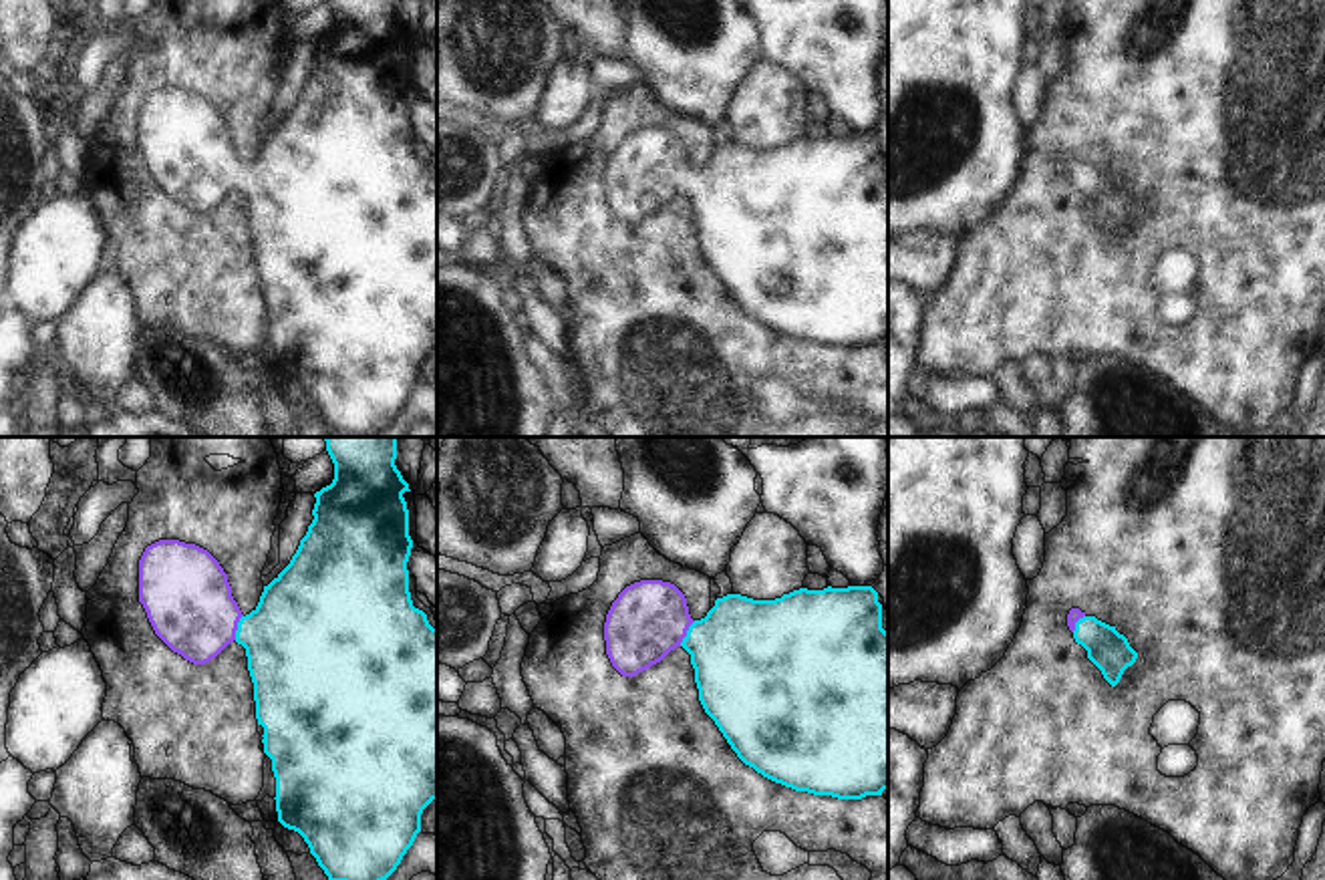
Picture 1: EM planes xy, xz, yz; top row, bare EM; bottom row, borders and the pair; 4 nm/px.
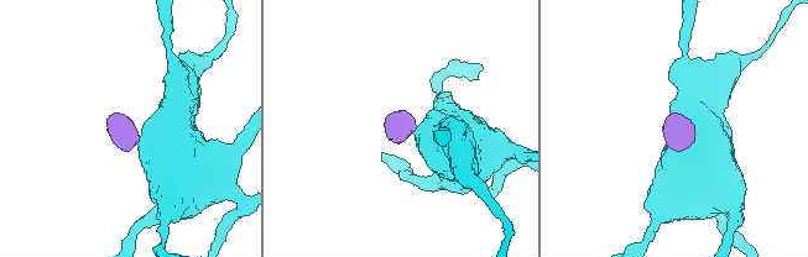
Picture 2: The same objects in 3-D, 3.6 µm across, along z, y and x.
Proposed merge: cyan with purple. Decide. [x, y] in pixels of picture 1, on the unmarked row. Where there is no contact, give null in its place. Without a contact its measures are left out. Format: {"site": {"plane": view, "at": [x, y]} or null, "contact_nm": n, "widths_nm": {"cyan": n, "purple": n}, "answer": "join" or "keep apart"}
{"site": {"plane": "xz", "at": [687, 182]}, "contact_nm": 120, "widths_nm": {"cyan": 440, "purple": 320}, "answer": "join"}

